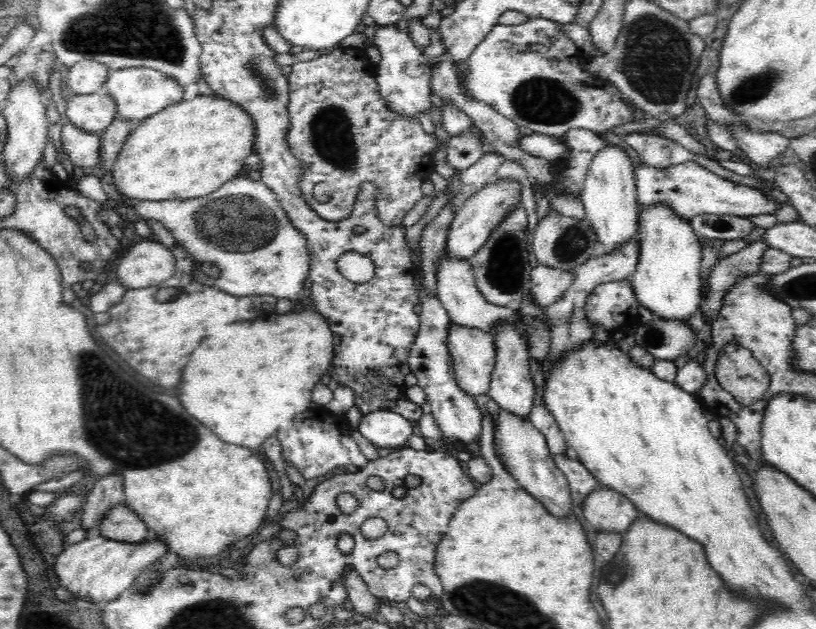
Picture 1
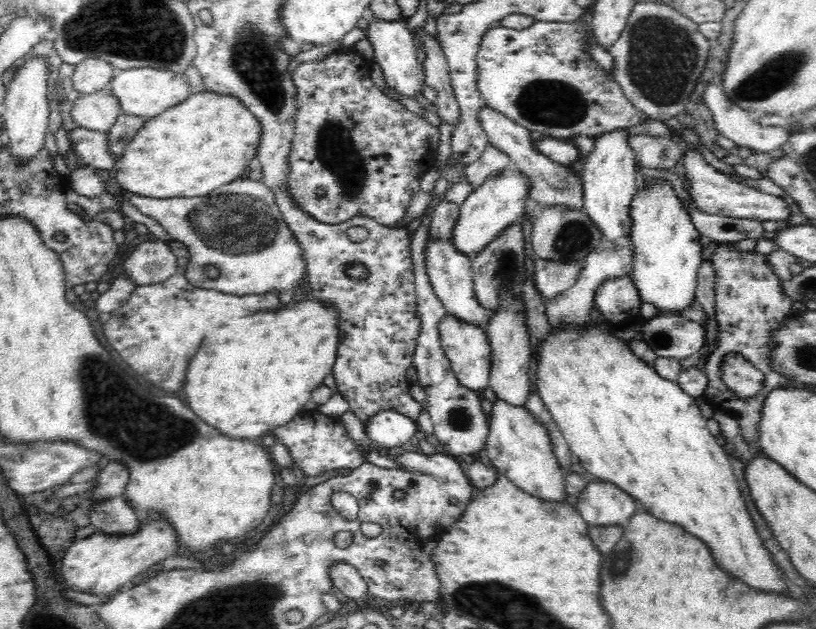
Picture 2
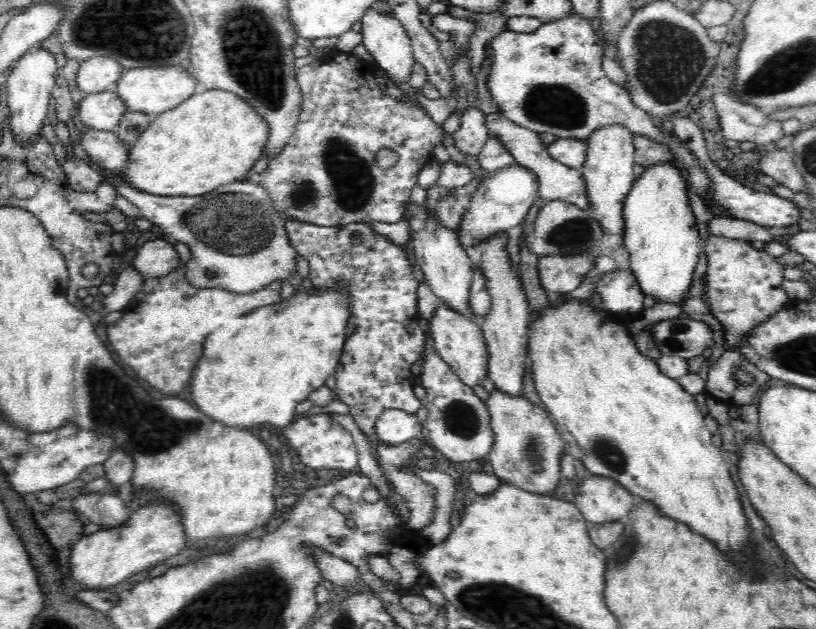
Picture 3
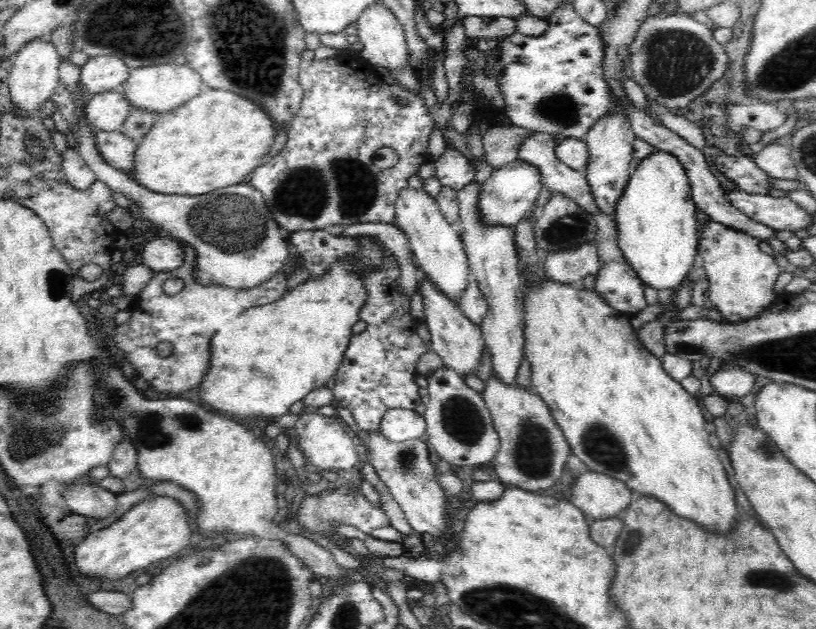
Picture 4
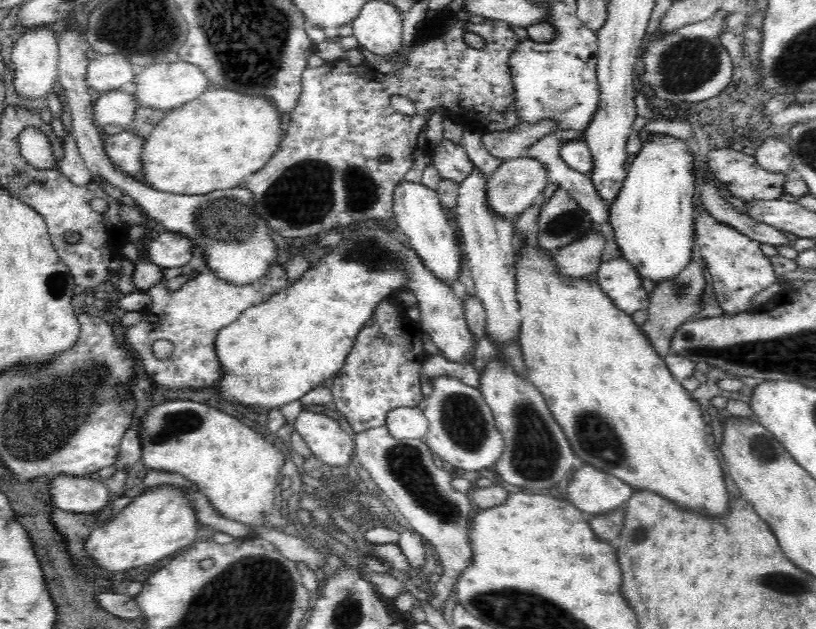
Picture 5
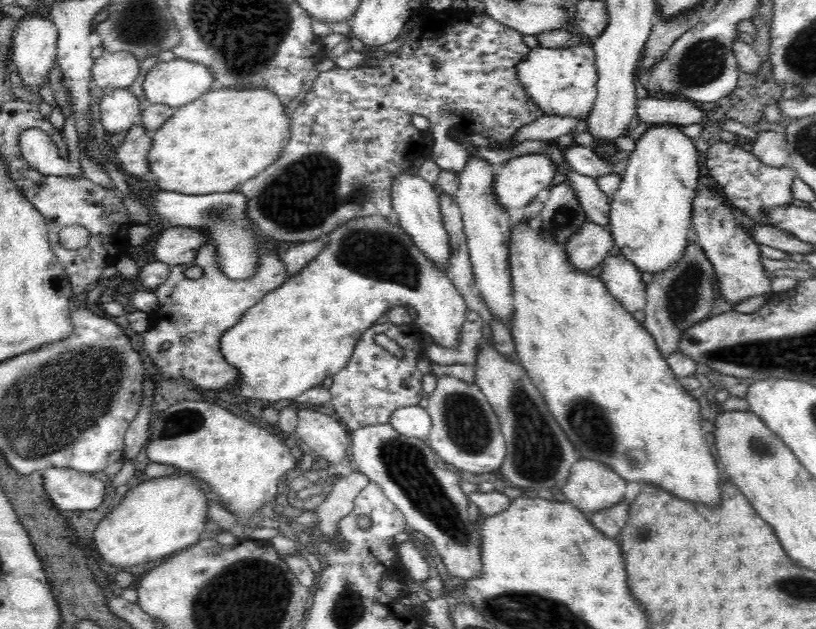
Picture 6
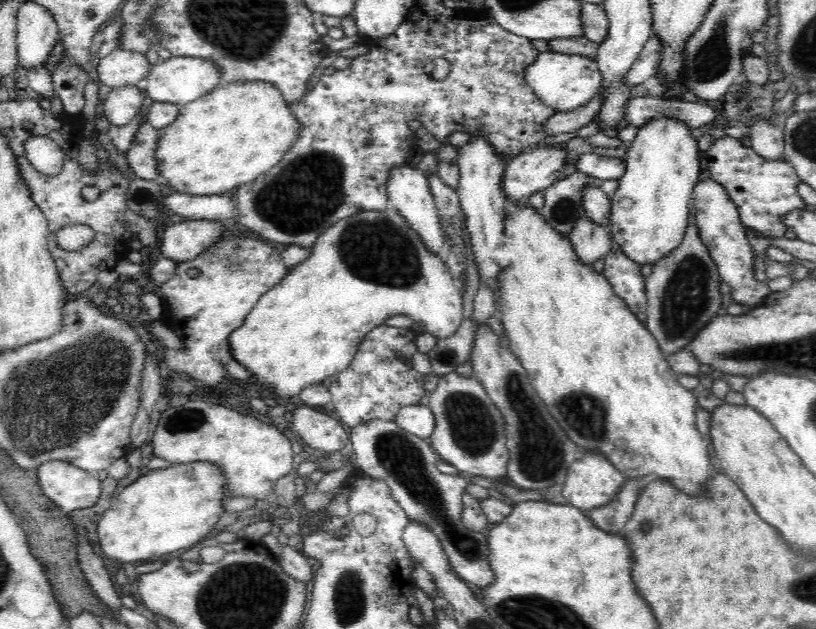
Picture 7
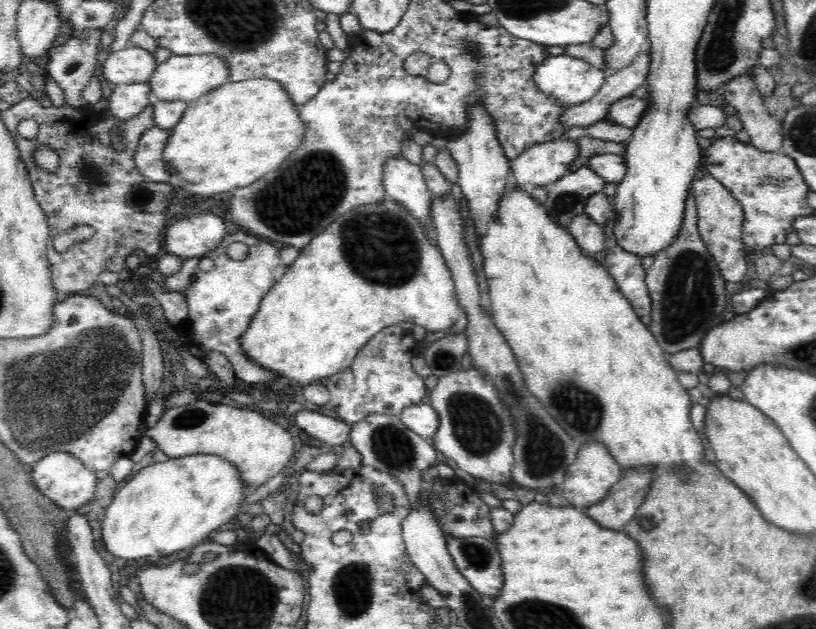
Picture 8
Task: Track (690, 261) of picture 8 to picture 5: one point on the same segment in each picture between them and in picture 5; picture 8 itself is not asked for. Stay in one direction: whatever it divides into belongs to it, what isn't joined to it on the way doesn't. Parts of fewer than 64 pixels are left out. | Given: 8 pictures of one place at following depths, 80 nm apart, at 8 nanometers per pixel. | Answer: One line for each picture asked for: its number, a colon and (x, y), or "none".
5: (672, 303)
6: (678, 298)
7: (683, 295)

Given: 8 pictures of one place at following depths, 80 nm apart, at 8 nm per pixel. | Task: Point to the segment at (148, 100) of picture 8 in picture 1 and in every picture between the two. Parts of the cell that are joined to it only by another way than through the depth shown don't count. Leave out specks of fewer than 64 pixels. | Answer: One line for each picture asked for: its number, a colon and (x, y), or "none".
1: (93, 112)
2: (98, 111)
3: (103, 110)
4: (107, 110)
5: (113, 111)
6: (119, 108)
7: (123, 104)

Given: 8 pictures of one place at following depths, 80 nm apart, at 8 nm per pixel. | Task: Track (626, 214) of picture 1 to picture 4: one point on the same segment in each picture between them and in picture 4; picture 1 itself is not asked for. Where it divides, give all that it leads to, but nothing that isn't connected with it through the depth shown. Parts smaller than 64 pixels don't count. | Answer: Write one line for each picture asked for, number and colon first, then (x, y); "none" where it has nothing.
2: (609, 184)
3: (608, 170)
4: (610, 140)

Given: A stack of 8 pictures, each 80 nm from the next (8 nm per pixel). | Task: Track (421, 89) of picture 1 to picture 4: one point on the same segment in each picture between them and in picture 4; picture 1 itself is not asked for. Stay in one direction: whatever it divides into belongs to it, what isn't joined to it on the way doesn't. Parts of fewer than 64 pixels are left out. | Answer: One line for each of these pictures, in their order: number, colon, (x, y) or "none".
2: (394, 50)
3: (383, 35)
4: (382, 35)

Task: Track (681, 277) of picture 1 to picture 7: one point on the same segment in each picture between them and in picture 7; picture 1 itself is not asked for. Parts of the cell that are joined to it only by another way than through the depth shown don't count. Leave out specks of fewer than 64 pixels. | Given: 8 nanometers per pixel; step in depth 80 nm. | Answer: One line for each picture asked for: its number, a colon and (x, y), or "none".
2: (667, 254)
3: (660, 233)
4: (655, 218)
5: (652, 217)
6: (650, 214)
7: (650, 209)

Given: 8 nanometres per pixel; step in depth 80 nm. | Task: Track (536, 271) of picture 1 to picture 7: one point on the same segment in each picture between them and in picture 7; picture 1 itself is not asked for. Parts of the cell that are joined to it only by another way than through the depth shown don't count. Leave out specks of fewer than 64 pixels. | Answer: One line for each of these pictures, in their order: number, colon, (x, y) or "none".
2: (551, 278)
3: (558, 274)
4: (570, 267)
5: (582, 258)
6: (588, 248)
7: (591, 241)

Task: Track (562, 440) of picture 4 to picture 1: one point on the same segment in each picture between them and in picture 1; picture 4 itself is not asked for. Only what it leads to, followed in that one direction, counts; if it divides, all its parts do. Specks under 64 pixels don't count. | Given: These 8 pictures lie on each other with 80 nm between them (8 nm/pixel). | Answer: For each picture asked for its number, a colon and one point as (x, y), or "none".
1: (521, 448)
2: (518, 447)
3: (527, 449)

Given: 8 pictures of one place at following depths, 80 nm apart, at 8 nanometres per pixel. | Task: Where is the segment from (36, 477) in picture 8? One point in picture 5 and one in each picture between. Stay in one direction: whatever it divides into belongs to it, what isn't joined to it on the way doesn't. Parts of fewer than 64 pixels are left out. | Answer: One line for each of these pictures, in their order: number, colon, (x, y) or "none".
5: (76, 494)
6: (70, 490)
7: (71, 488)

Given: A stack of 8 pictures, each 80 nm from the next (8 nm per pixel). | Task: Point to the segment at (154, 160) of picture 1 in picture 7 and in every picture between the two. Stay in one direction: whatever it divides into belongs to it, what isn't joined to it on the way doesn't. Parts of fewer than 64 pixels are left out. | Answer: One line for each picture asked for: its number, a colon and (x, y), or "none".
2: (209, 139)
3: (214, 137)
4: (215, 139)
5: (213, 142)
6: (228, 135)
7: (227, 137)

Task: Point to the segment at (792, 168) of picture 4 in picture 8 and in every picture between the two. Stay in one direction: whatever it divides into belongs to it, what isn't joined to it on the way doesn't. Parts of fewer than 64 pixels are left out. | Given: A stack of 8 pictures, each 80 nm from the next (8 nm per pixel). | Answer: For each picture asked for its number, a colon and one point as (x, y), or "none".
5: (773, 154)
6: (770, 147)
7: (767, 140)
8: (765, 133)

